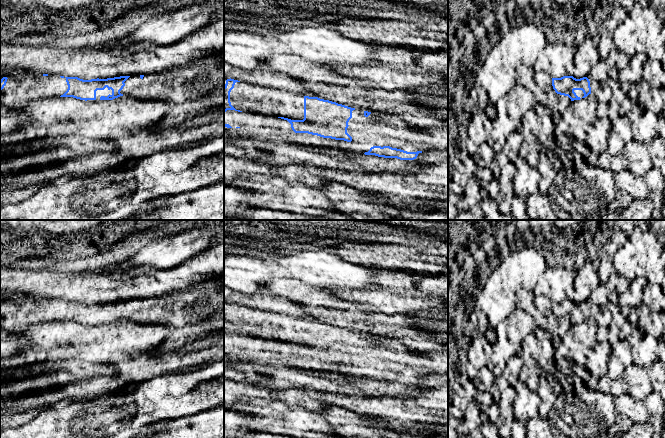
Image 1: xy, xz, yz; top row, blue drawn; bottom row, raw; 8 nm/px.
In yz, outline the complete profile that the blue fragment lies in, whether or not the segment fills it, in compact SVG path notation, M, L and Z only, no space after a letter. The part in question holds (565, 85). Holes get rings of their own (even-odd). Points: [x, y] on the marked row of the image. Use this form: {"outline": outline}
{"outline": "M573 76L552 78L552 86L557 94L568 96L571 101L580 100L591 94L590 81L587 77L580 79Z"}

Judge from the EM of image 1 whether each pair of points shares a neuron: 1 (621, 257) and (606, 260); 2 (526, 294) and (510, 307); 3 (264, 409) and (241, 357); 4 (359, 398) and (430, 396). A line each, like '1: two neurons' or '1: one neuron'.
1: two neurons
2: one neuron
3: two neurons
4: one neuron

